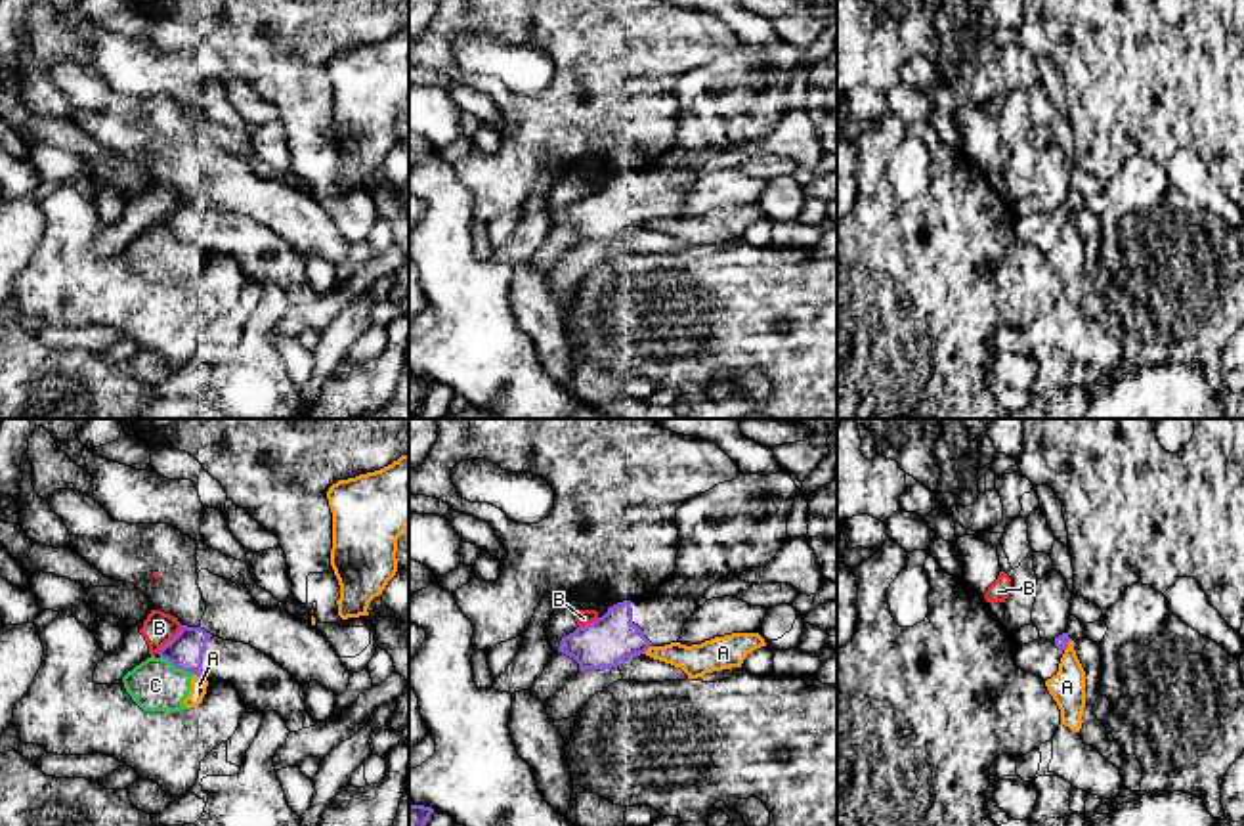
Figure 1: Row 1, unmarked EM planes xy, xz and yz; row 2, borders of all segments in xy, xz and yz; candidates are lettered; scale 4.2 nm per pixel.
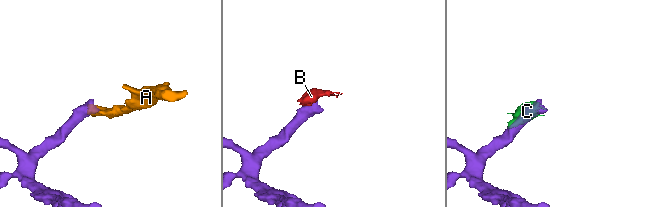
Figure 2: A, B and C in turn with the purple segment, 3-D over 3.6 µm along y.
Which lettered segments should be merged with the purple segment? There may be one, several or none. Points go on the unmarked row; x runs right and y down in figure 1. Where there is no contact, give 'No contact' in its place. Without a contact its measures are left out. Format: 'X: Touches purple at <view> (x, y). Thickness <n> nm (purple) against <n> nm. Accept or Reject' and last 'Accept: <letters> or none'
A: Touches purple at xz (646, 220). Thickness 200 nm (purple) against 140 nm. Reject
B: Touches purple at xy (172, 211). Thickness 150 nm (purple) against 140 nm. Reject
C: Touches purple at xy (178, 239). Thickness 150 nm (purple) against 220 nm. Reject
Accept: none

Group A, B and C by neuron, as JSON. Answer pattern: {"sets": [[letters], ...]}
{"sets": [["A", "C"], ["B"]]}

